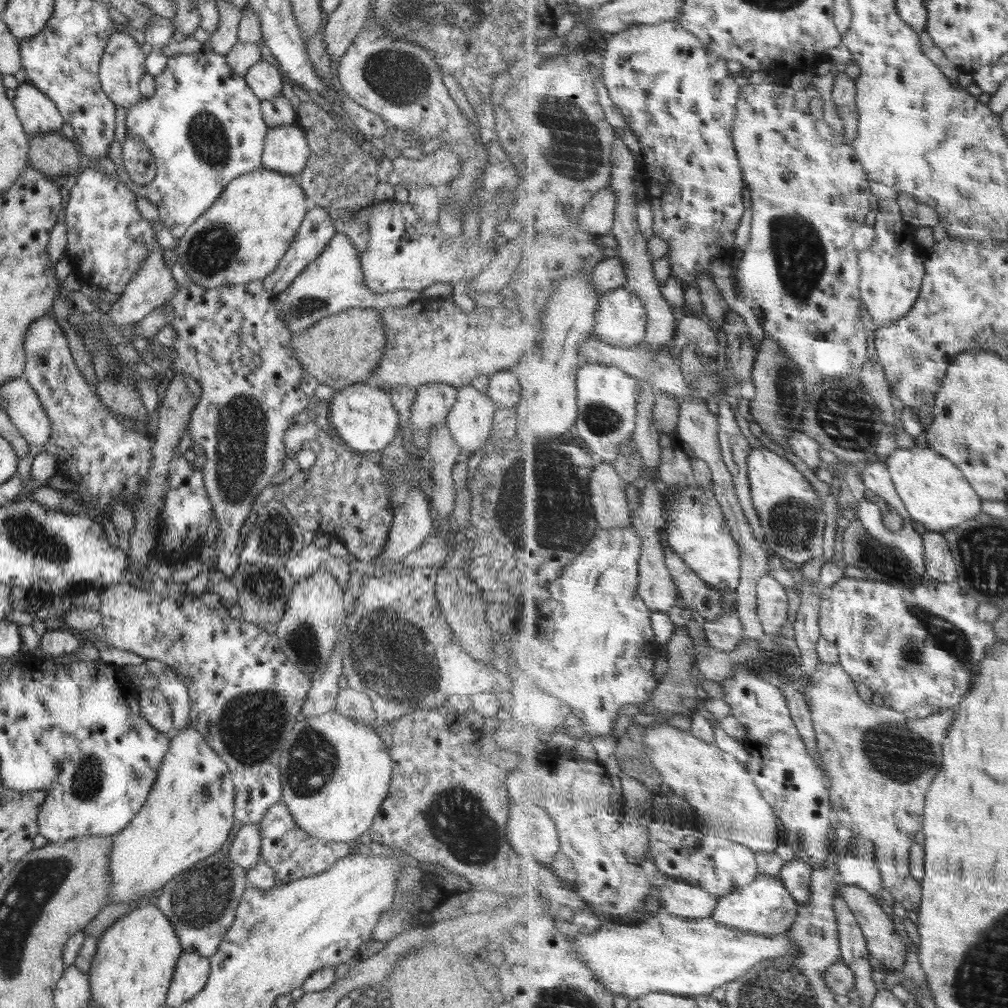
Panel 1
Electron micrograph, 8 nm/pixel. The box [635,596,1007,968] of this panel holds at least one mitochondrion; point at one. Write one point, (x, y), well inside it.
(895, 752)

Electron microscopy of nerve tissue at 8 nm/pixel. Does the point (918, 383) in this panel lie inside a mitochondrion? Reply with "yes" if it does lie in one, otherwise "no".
no

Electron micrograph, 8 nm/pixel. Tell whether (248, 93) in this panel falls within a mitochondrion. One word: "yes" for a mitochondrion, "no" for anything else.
no

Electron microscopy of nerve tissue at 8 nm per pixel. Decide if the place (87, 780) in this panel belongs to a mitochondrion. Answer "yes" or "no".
yes

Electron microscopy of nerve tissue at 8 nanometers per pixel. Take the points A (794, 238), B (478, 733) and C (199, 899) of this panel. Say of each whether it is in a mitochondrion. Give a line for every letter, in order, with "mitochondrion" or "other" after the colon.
A: mitochondrion
B: other
C: mitochondrion

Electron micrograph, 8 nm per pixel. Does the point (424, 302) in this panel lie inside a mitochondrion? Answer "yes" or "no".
no

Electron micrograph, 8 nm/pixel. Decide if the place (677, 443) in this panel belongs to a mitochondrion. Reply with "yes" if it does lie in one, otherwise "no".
no

